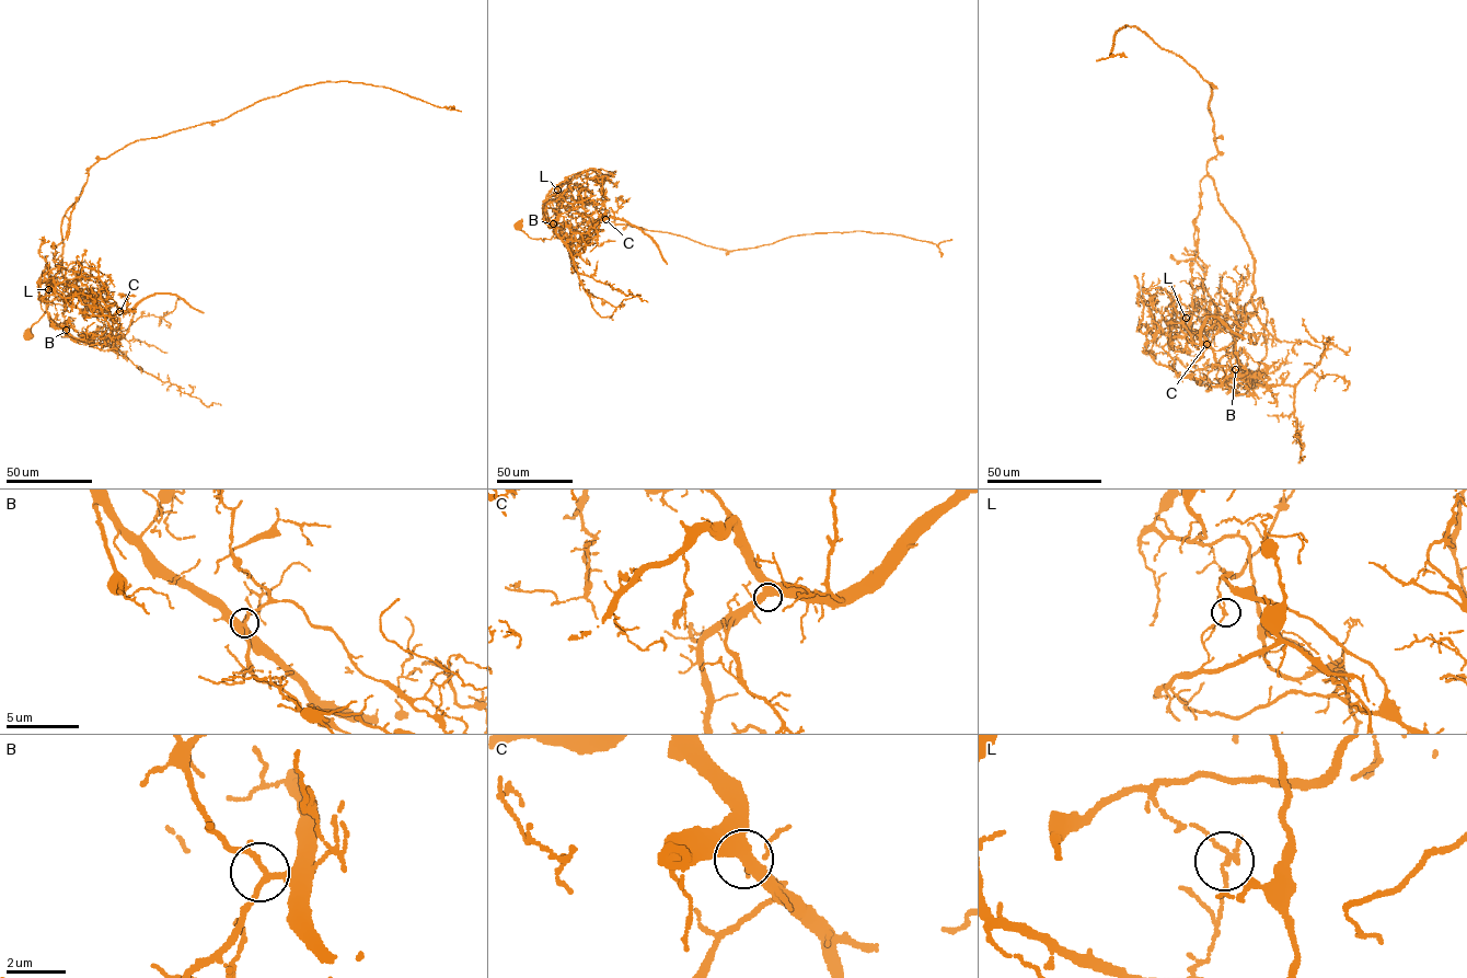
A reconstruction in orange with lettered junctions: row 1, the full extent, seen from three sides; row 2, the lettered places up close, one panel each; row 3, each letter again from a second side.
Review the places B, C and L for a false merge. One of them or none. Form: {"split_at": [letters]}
{"split_at": ["L"]}

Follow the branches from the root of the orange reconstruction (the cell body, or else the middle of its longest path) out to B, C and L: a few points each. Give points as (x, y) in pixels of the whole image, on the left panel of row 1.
B: (27, 334), (47, 308), (49, 292), (46, 280), (53, 276), (54, 282), (45, 296), (46, 312), (66, 330)
C: (27, 334), (47, 308), (46, 280), (52, 276), (105, 300), (107, 290), (100, 297), (113, 299), (119, 311)
L: (27, 334), (47, 308), (46, 280), (53, 276), (52, 287), (39, 299), (48, 289)

